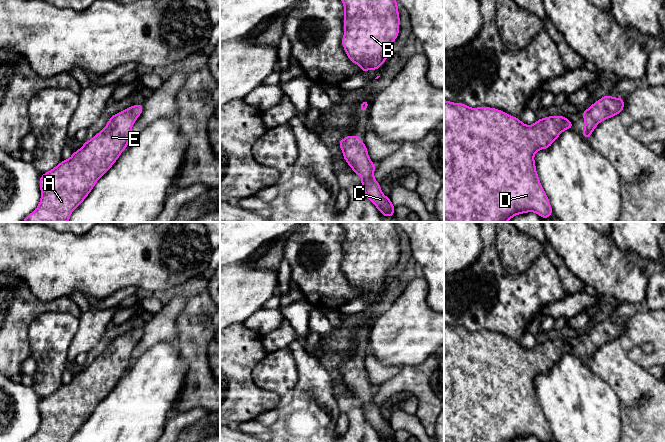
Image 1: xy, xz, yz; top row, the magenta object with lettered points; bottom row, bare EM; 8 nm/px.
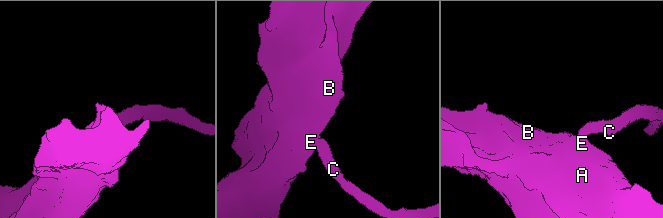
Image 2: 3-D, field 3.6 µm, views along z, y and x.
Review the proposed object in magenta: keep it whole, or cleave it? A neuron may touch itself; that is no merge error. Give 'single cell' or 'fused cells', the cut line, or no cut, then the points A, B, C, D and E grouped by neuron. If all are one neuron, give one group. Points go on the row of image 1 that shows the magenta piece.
single cell; no cut; A B C D E

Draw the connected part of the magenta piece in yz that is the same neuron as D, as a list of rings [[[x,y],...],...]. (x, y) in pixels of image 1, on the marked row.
[[[444,100],[444,222],[507,222],[518,214],[535,212],[541,218],[548,219],[552,214],[550,201],[541,186],[536,171],[534,155],[541,149],[548,149],[560,134],[567,129],[574,129],[572,122],[564,116],[555,115],[537,119],[533,125],[525,125],[520,118],[513,117],[496,108],[481,106],[470,108],[464,103]]]

